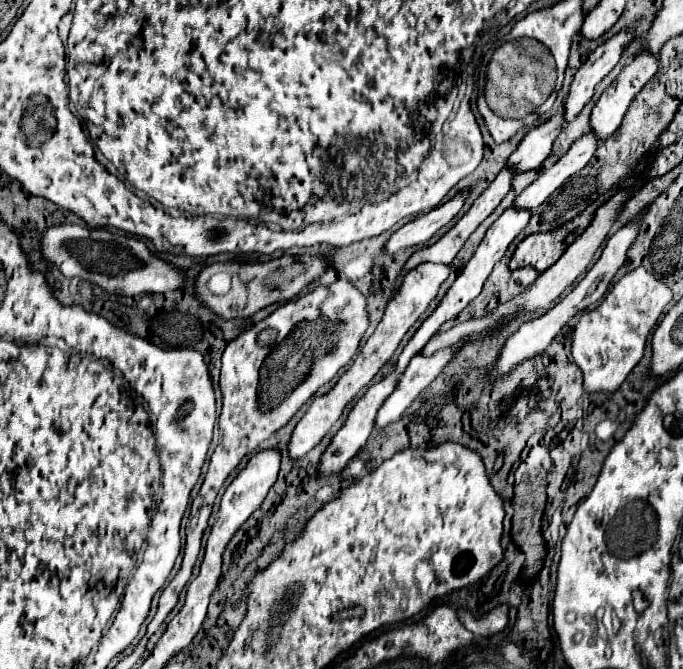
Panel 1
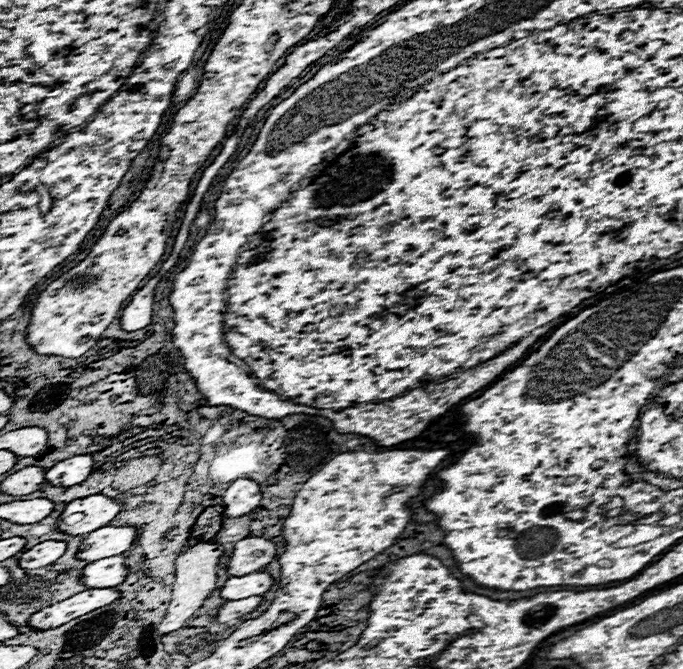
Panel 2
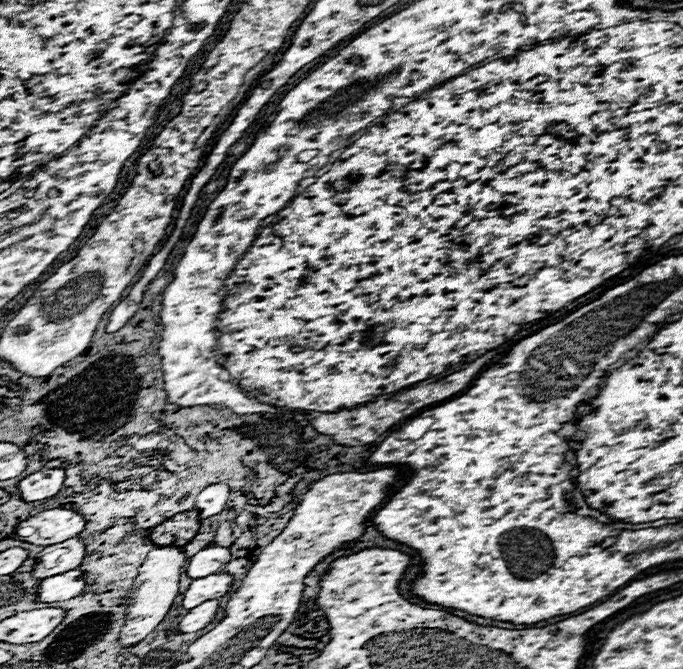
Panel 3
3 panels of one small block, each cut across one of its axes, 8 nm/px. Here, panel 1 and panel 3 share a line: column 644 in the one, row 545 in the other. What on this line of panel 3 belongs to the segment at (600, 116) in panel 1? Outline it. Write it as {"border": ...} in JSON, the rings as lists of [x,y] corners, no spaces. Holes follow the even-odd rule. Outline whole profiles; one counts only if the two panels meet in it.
{"border":[[[70,538],[60,544],[46,546],[32,568],[34,578],[56,576],[56,572],[68,572],[68,568],[78,568],[84,560],[84,542],[78,538]]]}

